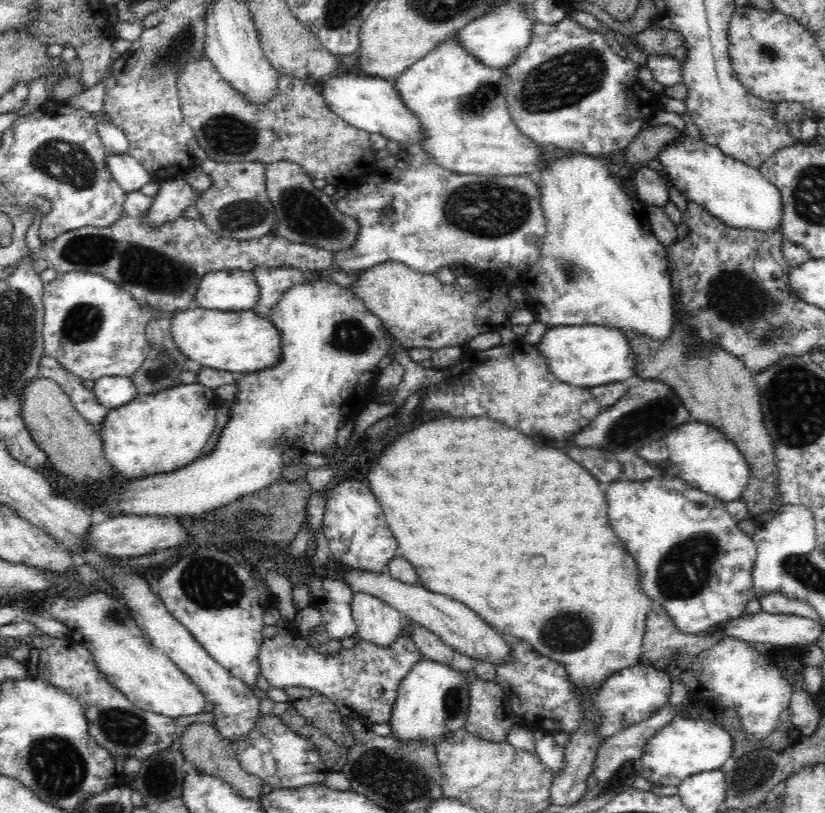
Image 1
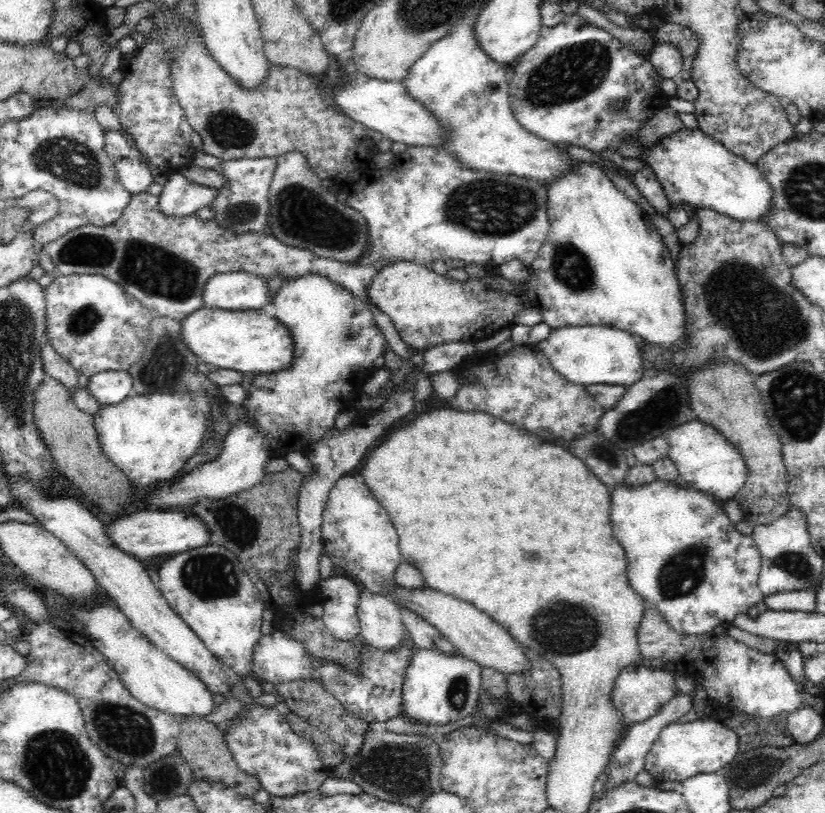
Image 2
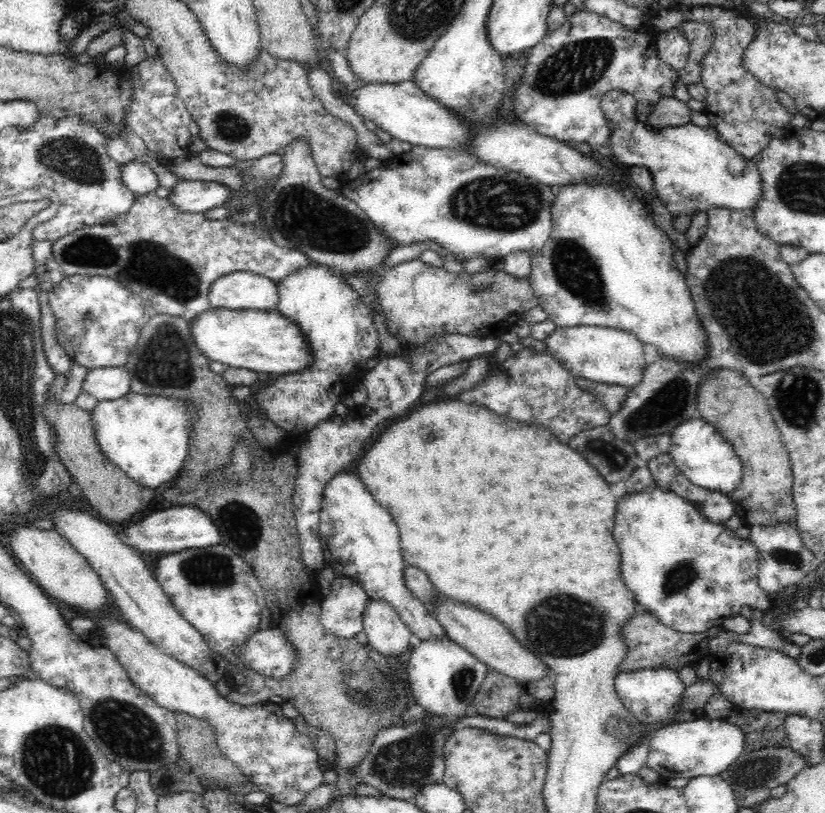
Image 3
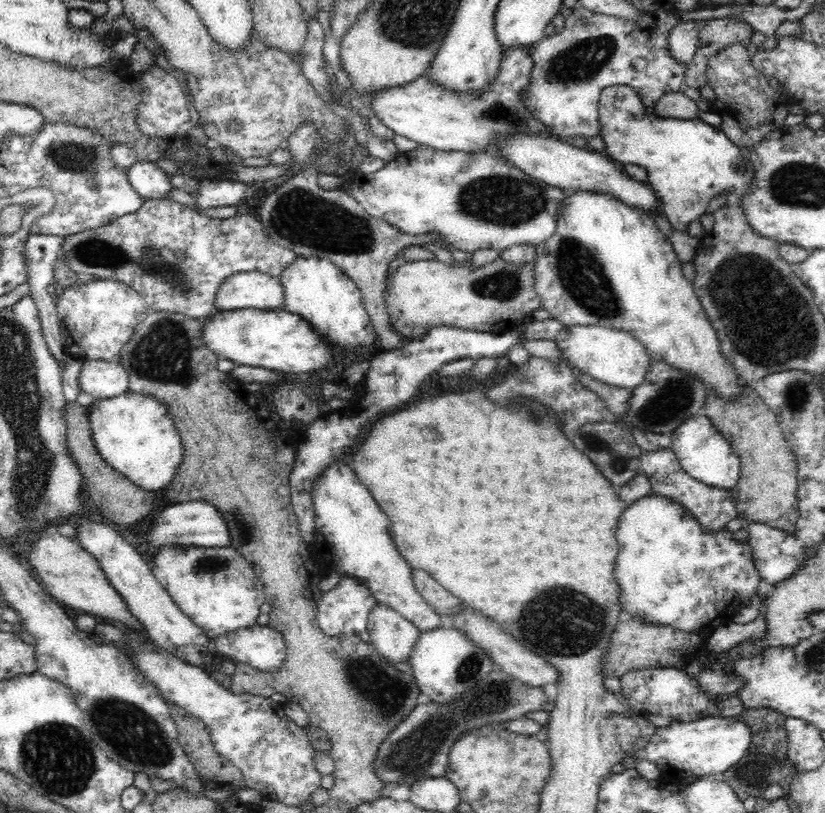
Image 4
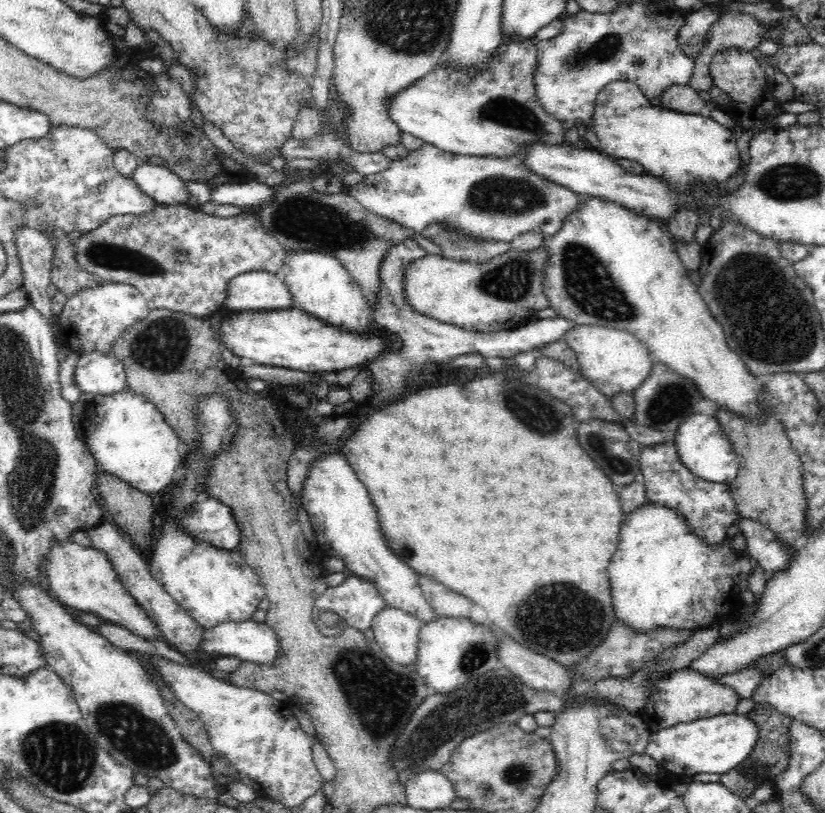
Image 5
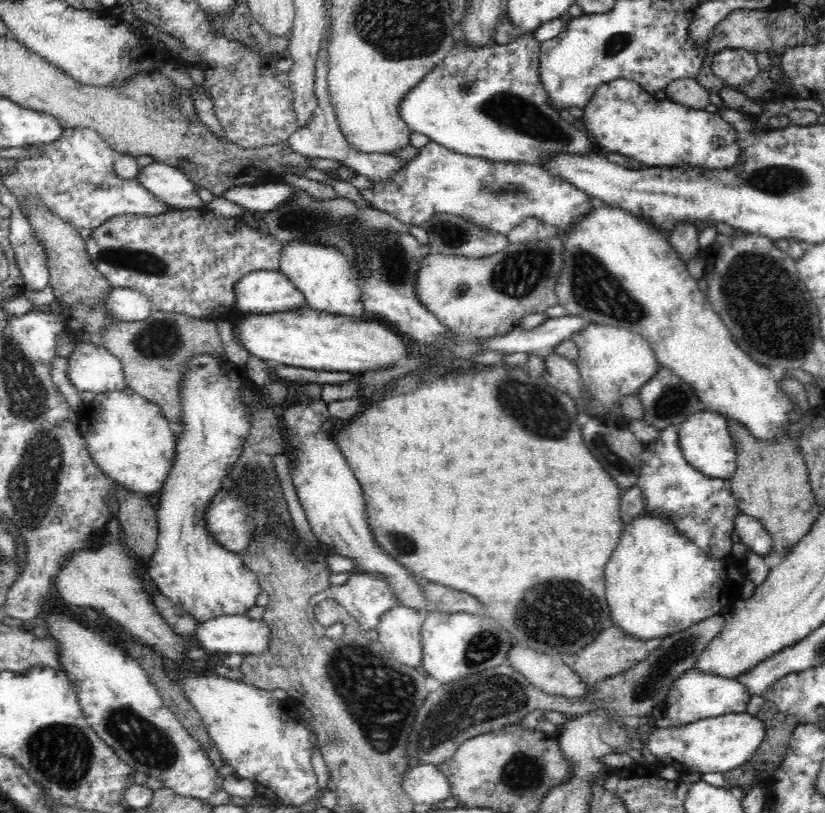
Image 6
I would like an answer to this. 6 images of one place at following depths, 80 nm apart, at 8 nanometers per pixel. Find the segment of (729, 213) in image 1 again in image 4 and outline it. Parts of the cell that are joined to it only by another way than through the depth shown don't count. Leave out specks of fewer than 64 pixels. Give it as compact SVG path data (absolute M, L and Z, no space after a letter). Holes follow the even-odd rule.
M616 84L601 90L599 97L600 136L606 143L605 154L618 165L636 164L648 171L649 184L655 190L662 204L662 211L674 229L685 232L687 224L698 221L706 212L712 198L726 194L728 202L739 204L739 199L746 196L755 177L755 169L748 154L742 152L718 126L692 120L674 120L658 118L651 110L642 105L638 93L627 84Z

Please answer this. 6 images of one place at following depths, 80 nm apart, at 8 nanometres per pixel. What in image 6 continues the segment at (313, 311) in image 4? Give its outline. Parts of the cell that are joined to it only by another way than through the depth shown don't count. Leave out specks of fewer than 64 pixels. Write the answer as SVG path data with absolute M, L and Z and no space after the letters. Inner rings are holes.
M298 241L287 243L282 248L279 271L302 293L308 308L358 320L364 316L362 289L356 281L356 274L346 257L336 247Z

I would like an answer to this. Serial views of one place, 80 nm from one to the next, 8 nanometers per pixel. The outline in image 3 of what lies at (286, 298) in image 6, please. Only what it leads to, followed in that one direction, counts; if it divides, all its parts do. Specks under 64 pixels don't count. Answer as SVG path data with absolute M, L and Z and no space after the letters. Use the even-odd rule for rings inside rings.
M238 271L217 278L208 298L212 309L268 311L276 308L279 294L277 281Z

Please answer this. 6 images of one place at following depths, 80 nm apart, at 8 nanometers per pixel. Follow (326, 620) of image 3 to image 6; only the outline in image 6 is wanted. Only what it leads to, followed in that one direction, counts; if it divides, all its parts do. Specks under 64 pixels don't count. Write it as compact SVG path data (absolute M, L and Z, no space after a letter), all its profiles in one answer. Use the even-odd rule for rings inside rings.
M369 572L352 573L343 586L330 586L326 591L314 594L306 606L306 616L310 619L315 633L334 640L342 638L345 632L343 622L334 622L334 624L324 627L313 616L314 606L318 602L330 600L330 598L340 604L354 618L354 621L357 620L368 631L374 629L379 623L382 613L388 612L391 608L399 605L398 597L388 587L388 581L386 581L386 577L382 576L382 574L370 574Z

